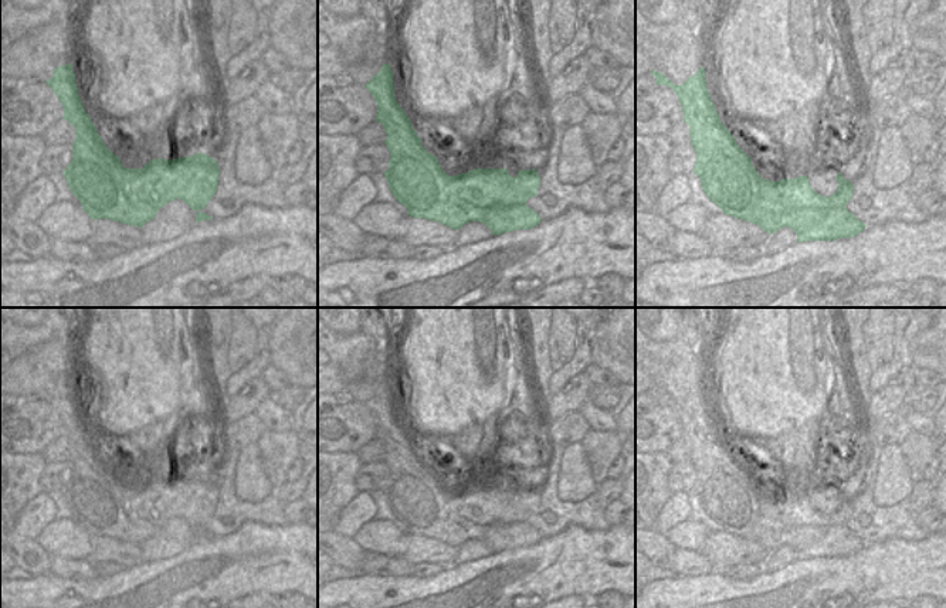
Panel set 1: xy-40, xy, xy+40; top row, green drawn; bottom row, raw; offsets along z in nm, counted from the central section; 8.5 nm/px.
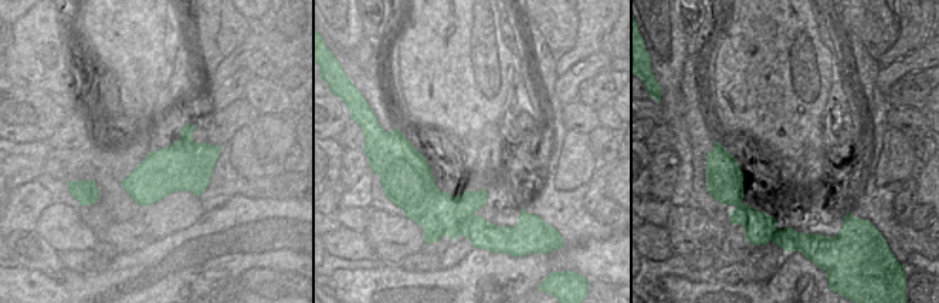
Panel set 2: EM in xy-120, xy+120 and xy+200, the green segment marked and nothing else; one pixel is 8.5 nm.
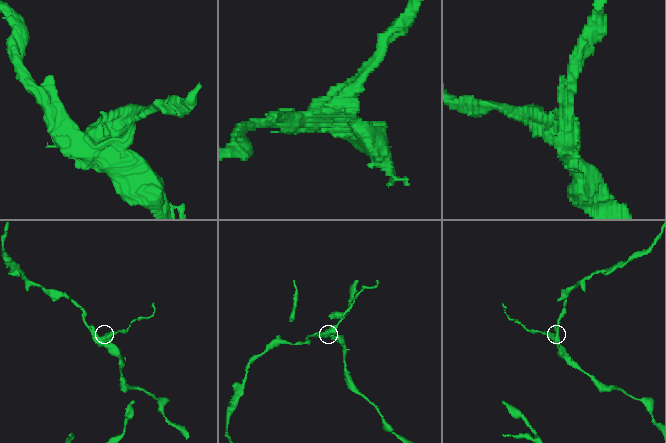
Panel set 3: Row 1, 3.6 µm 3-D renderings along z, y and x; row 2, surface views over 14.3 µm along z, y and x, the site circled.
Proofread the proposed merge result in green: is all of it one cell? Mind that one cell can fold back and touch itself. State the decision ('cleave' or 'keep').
cleave

